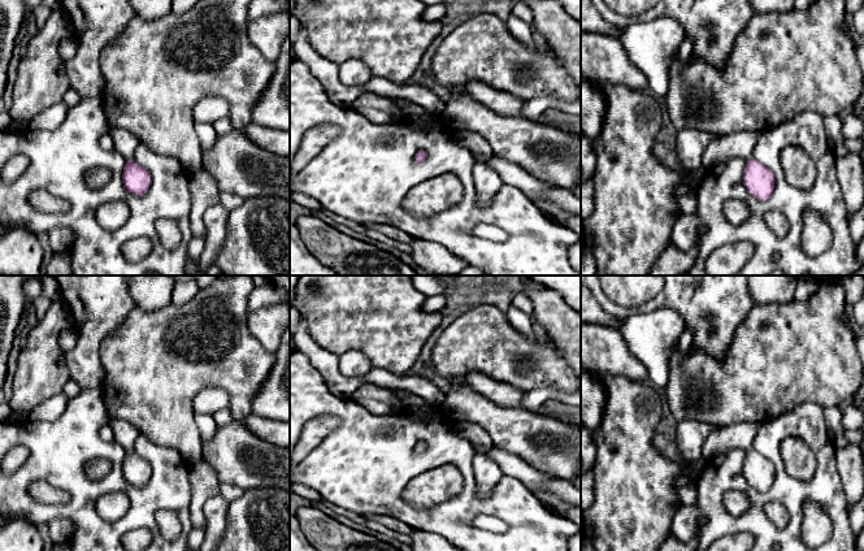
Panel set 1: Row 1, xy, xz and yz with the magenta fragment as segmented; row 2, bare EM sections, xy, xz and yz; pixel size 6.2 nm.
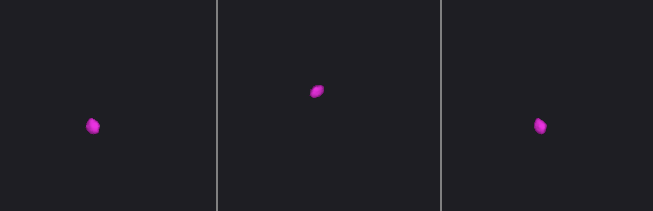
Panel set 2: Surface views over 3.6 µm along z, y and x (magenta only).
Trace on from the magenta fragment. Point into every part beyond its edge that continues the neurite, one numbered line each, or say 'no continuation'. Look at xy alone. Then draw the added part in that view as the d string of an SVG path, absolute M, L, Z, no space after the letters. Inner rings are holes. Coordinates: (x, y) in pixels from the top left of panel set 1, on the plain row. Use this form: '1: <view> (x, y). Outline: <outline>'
1: xy (124, 433). Outline: M109 420L108 425L113 430L114 441L118 442L126 452L131 452L135 439L140 435L139 430L126 421Z

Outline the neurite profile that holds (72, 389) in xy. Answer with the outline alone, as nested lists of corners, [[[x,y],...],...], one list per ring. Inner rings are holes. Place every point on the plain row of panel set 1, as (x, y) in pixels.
[[[71,378],[65,383],[62,389],[62,392],[69,400],[75,398],[81,391],[82,391],[82,387]]]

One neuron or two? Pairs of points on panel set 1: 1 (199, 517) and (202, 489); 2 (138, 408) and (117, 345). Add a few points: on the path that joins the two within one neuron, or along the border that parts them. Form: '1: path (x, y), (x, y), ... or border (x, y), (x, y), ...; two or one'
1: path (198, 511), (200, 495); one
2: path (138, 393), (138, 365), (133, 360); one

